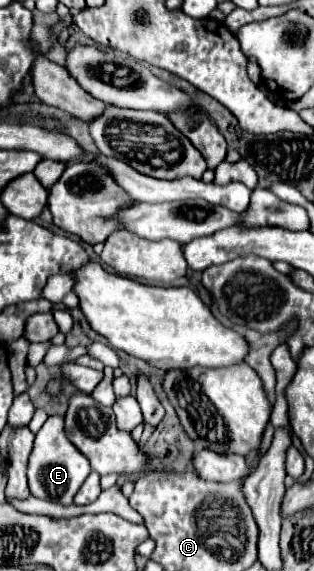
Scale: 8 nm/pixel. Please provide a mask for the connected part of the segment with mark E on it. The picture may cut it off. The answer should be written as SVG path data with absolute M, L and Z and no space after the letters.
M52 415L46 419L42 429L36 433L34 447L28 459L28 485L30 493L38 499L48 499L48 501L58 501L62 505L70 505L76 491L84 483L84 479L90 475L90 463L72 447L70 439L66 437L64 431L64 415Z

